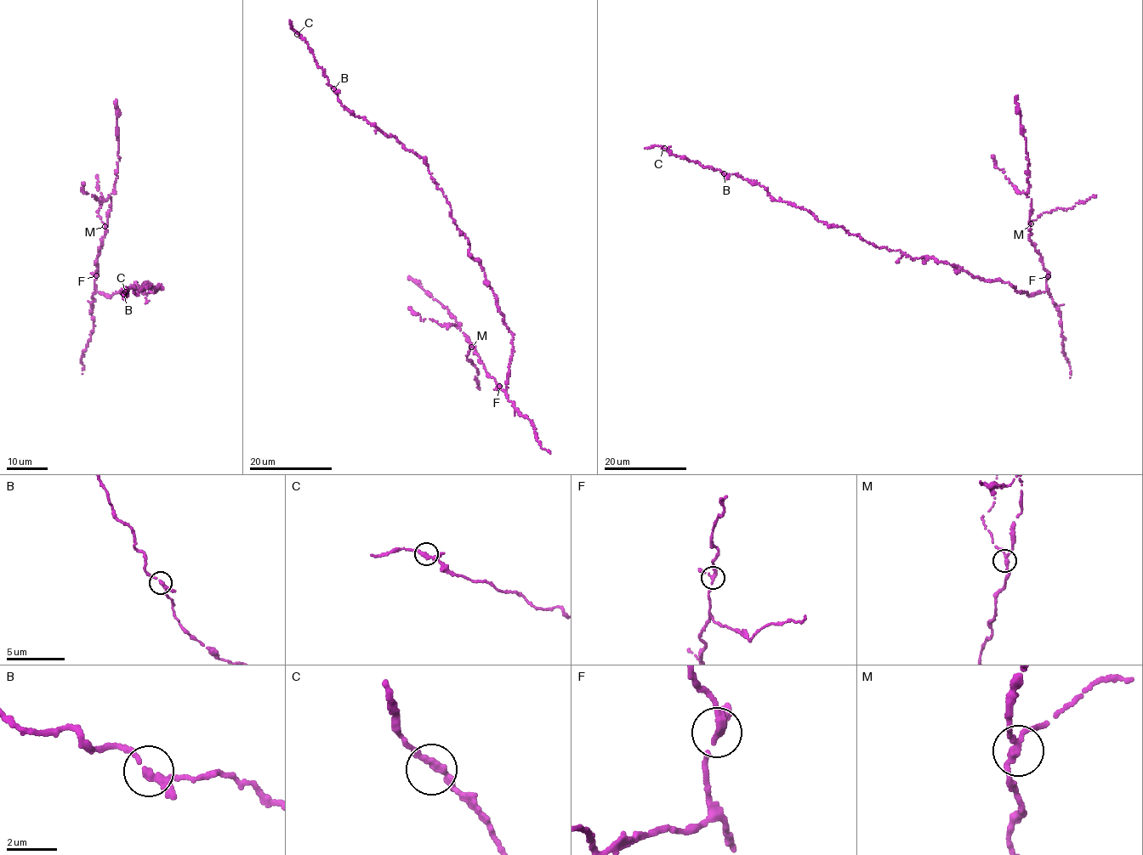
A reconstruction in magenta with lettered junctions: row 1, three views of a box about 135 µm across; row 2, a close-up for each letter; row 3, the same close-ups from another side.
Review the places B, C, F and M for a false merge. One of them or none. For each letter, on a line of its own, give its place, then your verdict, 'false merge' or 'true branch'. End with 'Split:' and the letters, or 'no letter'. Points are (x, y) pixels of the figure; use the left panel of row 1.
B: at (123, 294); true branch
C: at (125, 291); true branch
F: at (96, 275); true branch
M: at (105, 226); true branch
Split: no letter

